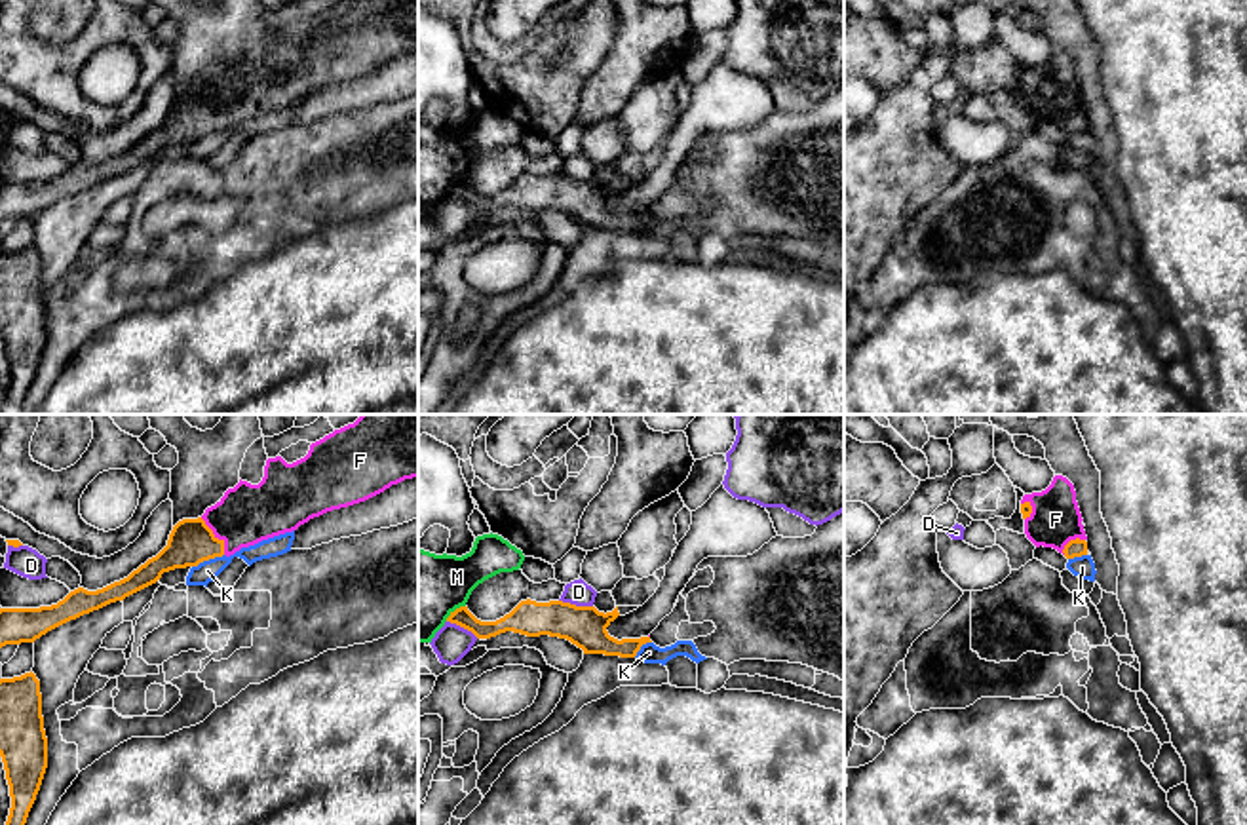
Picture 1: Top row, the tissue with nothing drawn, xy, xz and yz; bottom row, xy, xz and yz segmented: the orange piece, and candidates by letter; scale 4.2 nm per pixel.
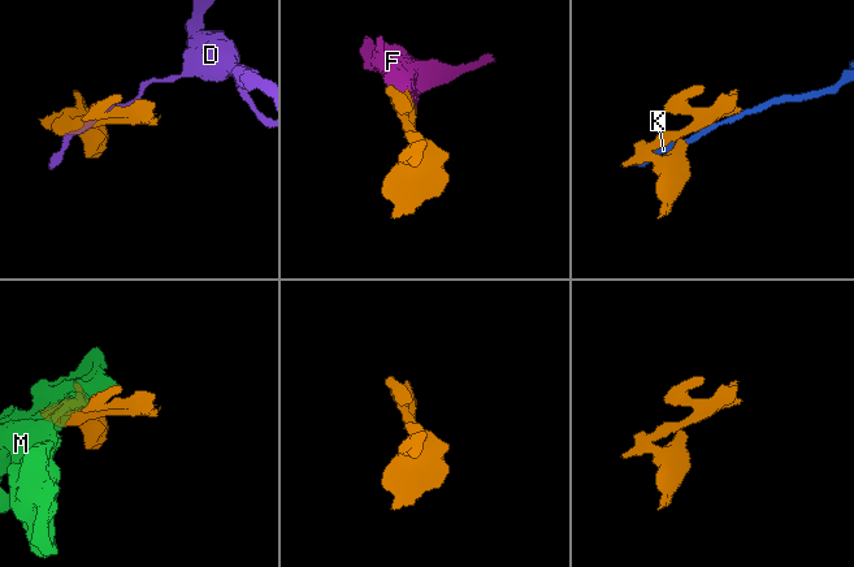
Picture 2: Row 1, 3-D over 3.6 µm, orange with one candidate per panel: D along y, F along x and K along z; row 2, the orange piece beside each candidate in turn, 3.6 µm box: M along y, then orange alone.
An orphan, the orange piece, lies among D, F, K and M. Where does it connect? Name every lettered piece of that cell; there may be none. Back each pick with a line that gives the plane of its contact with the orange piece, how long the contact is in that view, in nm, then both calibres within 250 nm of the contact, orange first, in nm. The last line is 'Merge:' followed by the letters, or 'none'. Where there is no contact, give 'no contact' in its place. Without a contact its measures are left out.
F: meets orange in xy; contact 190 nm long; 190 nm thick on the orange side, 260 nm on the other
Merge: F

